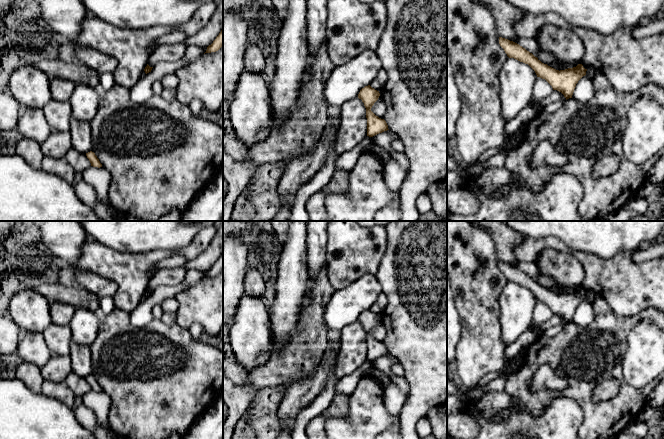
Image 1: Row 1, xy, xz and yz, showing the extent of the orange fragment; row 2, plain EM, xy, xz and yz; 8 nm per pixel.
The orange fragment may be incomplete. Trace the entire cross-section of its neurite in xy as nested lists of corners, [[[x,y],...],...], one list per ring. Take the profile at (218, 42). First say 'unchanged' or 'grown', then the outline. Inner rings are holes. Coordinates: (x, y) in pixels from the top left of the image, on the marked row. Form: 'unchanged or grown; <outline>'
unchanged; [[[223,29],[219,33],[219,35],[216,37],[216,39],[213,41],[213,43],[207,47],[207,50],[205,53],[216,52],[222,46],[223,46]]]

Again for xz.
unchanged; [[[370,85],[362,88],[358,94],[358,98],[362,100],[366,108],[367,136],[369,137],[389,130],[386,121],[379,118],[371,111],[372,106],[378,100],[379,96],[379,91],[375,90]]]

